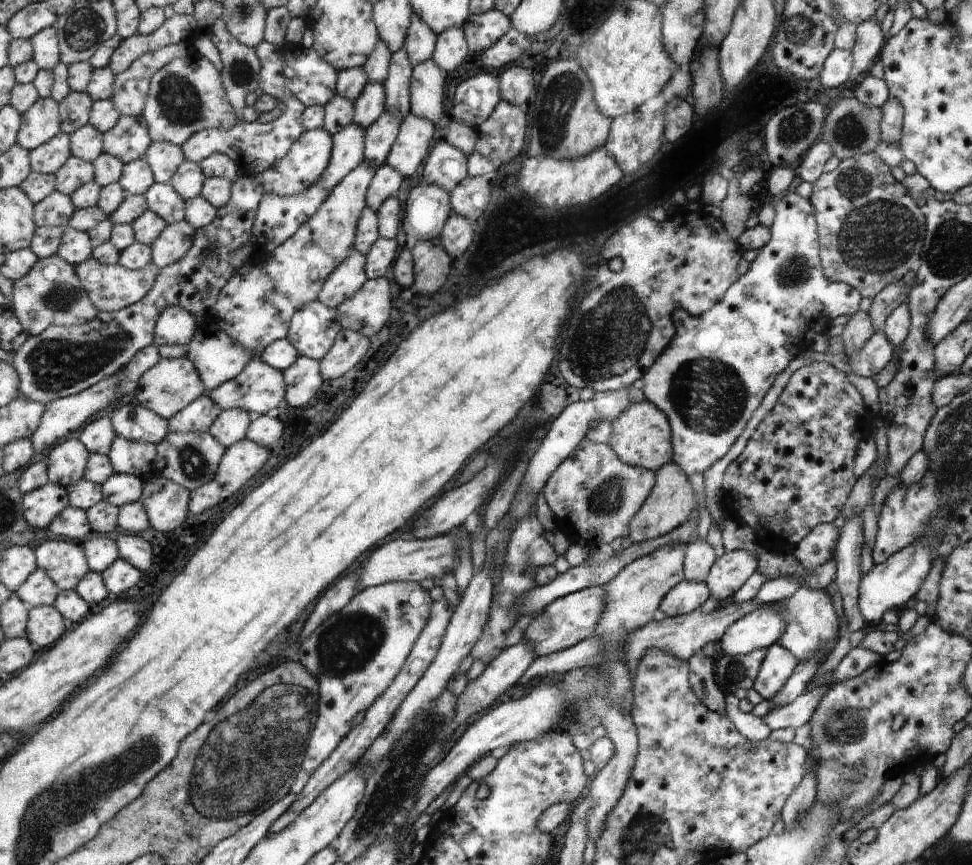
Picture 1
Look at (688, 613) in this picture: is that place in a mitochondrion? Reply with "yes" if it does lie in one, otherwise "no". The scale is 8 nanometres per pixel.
no

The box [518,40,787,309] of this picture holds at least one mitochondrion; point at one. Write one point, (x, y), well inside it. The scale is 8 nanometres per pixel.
(560, 96)

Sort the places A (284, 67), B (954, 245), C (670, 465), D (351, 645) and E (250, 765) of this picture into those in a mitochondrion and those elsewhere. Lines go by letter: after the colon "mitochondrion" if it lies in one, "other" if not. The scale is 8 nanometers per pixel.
A: other
B: mitochondrion
C: other
D: mitochondrion
E: mitochondrion

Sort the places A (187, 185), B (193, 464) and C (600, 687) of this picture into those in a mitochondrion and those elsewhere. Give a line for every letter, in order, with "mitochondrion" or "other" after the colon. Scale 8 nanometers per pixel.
A: other
B: mitochondrion
C: mitochondrion

